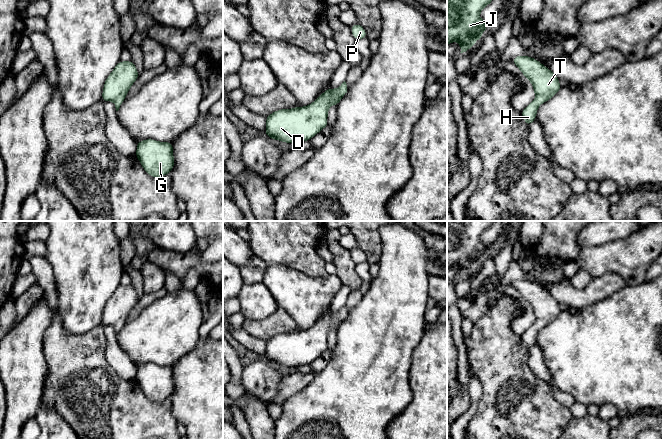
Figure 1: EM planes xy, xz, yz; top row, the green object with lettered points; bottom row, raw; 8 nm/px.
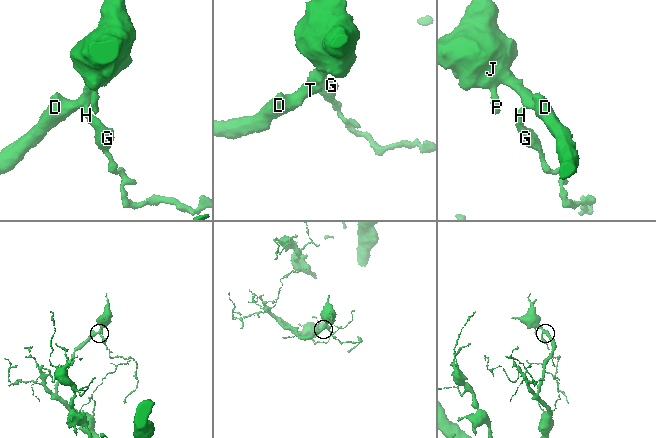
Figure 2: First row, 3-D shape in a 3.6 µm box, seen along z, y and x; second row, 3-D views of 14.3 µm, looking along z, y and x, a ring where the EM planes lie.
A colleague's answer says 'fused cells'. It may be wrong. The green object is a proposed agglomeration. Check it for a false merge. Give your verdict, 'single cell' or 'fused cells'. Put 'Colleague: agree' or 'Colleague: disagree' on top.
Colleague: disagree
single cell

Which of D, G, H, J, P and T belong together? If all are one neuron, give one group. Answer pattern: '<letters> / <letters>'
D G H J P T

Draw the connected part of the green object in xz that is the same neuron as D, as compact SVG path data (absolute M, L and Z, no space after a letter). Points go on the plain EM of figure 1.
M344 305L339 312L330 313L304 331L280 333L266 341L266 360L285 367L310 365L323 352L328 350L327 339L330 329L338 329L347 317Z

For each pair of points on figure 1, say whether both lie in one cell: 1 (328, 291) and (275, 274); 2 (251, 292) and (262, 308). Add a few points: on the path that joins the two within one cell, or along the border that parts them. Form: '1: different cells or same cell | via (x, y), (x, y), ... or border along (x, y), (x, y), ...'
1: same cell | via (315, 291), (294, 291), (288, 286)
2: same cell | via (251, 296), (258, 304)

